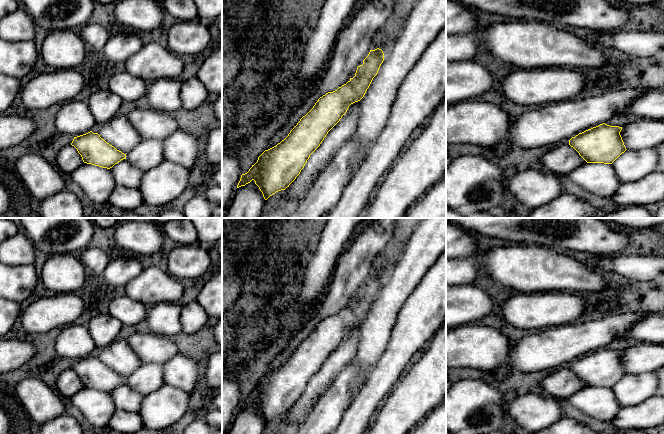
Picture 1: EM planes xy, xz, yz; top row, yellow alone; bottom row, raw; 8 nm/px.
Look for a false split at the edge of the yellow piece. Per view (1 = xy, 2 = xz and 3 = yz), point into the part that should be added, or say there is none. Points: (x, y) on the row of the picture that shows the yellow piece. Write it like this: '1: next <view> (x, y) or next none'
1: next none
2: next none
3: next none

